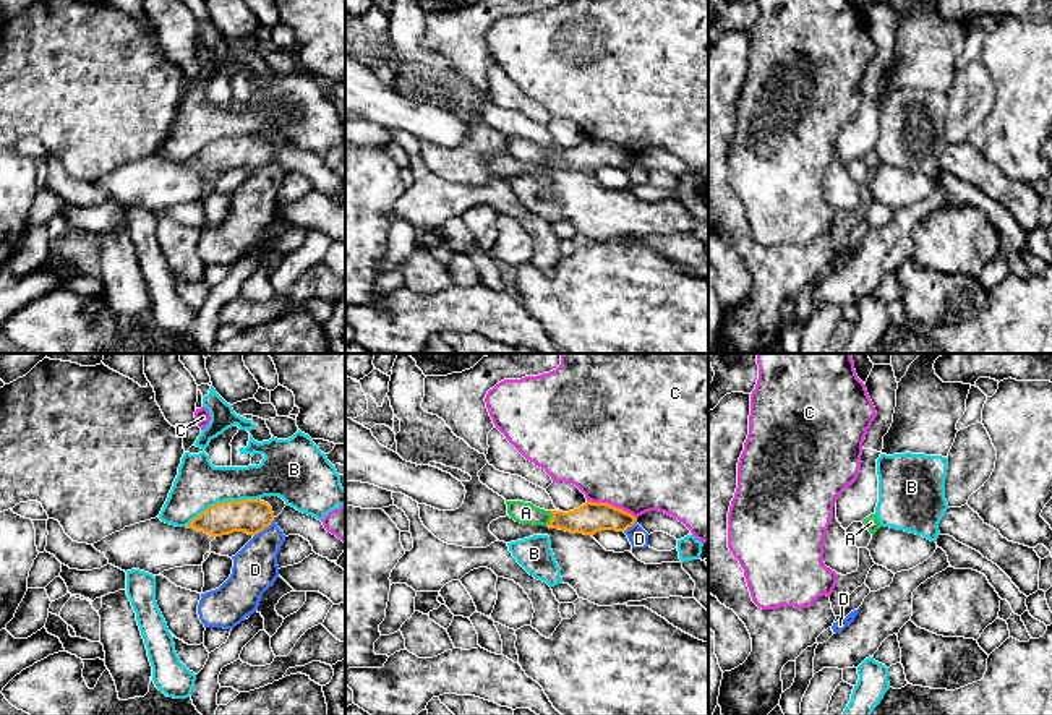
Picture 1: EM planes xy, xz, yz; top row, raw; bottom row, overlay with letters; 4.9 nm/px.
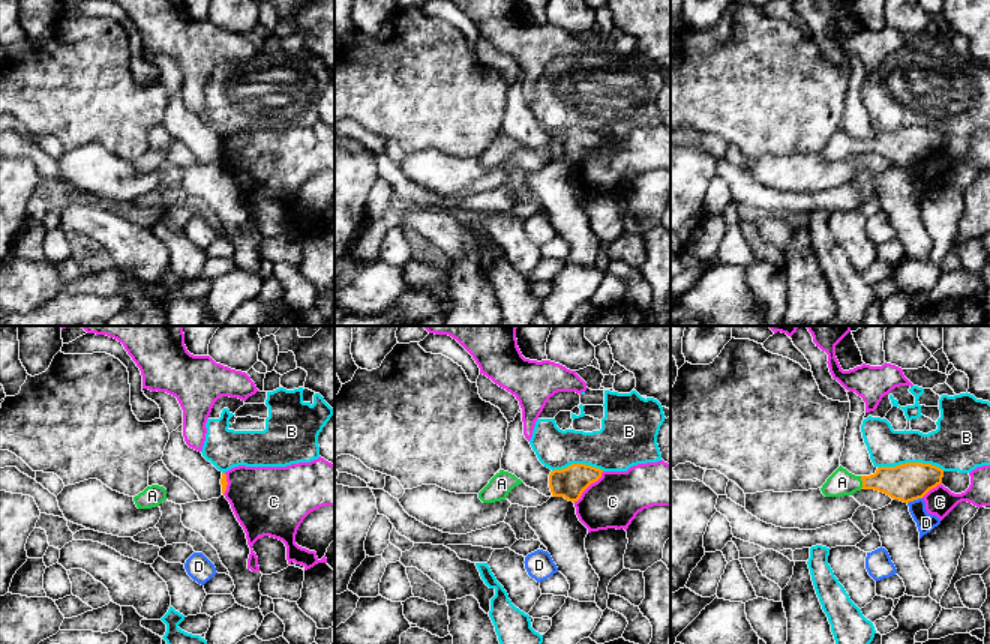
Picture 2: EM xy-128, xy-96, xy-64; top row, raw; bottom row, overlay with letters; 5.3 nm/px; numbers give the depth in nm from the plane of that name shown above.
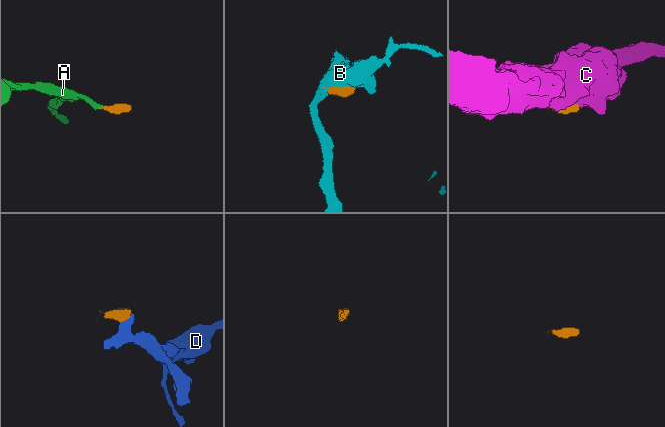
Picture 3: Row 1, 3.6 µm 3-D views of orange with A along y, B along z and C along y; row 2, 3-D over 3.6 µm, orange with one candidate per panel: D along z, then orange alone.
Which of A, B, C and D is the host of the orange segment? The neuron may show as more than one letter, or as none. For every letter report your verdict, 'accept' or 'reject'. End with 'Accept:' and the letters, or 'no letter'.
A: accept
B: reject
C: reject
D: reject
Accept: A

